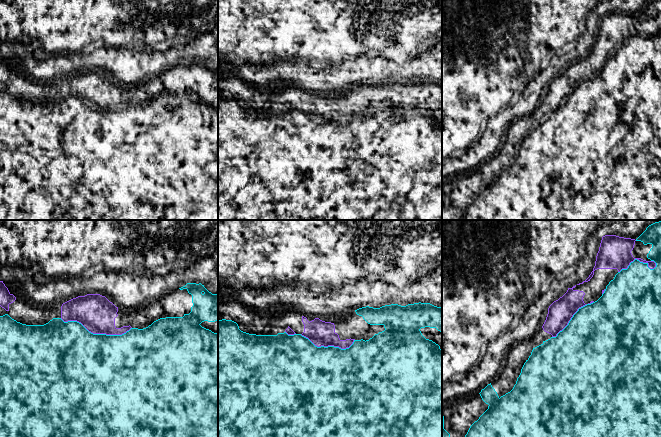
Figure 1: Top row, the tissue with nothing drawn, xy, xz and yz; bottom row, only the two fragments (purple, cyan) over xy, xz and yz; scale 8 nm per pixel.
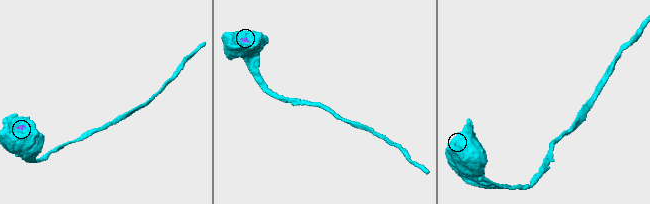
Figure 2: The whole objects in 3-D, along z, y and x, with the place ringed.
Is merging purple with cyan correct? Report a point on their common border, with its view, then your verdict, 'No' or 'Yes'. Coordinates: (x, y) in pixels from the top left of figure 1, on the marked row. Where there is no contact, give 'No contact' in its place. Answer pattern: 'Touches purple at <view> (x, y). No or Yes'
Touches purple at xy (96, 333). Yes

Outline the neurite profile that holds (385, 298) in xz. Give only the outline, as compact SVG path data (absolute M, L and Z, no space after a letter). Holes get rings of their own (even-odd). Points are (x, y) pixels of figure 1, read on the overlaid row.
M383 291L379 293L379 298L376 302L371 302L369 304L369 307L373 308L380 308L385 305L391 305L391 304L398 304L401 306L408 305L407 303L407 295L401 294L401 295L391 295L388 291Z

